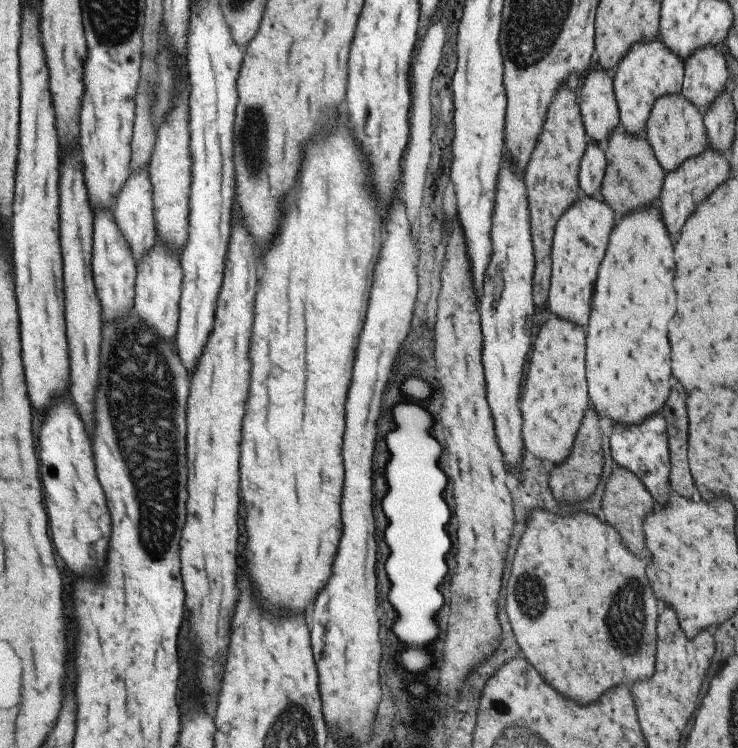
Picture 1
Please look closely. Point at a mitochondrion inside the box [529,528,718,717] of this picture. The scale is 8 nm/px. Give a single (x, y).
(625, 622)

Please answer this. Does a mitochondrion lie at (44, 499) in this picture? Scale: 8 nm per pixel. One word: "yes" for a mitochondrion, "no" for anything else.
no

